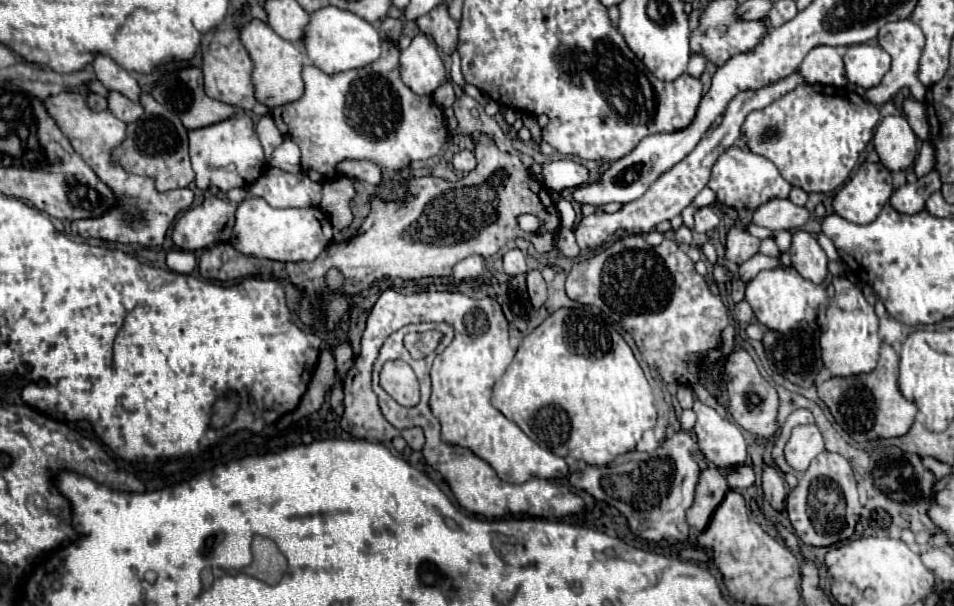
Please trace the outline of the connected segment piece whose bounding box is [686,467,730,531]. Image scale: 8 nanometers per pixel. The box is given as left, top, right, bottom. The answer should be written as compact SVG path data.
M708 467L700 473L698 485L696 485L696 497L692 507L686 511L686 521L696 531L704 531L710 523L710 517L714 509L722 503L726 491L730 491L726 479L720 475L716 467Z

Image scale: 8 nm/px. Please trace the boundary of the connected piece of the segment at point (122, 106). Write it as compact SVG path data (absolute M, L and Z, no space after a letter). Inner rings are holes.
M116 91L108 93L108 109L110 109L120 121L124 121L124 123L132 123L132 121L136 121L136 119L142 115L140 103L130 101L130 99L126 99L124 95L120 95L120 93L116 93Z

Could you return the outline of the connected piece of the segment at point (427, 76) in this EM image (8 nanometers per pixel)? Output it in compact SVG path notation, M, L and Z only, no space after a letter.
M424 33L416 35L412 39L410 47L400 51L400 77L418 95L432 95L438 89L438 85L442 85L446 81L446 71L444 71L442 59L438 55L434 41L428 35L424 35Z

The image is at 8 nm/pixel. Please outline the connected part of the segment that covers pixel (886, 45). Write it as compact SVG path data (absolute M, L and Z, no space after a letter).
M910 19L886 23L886 25L878 31L876 41L878 41L878 45L890 55L892 61L890 61L890 69L888 69L888 73L884 75L882 83L876 85L876 87L872 87L872 89L868 89L866 95L864 95L864 99L870 101L870 103L874 103L874 105L884 105L884 103L888 103L900 89L906 87L916 101L922 101L924 95L926 95L926 87L924 87L924 85L920 83L920 79L918 79L918 59L920 59L920 55L922 55L922 43L924 43L922 29L920 29L914 21L910 21Z

